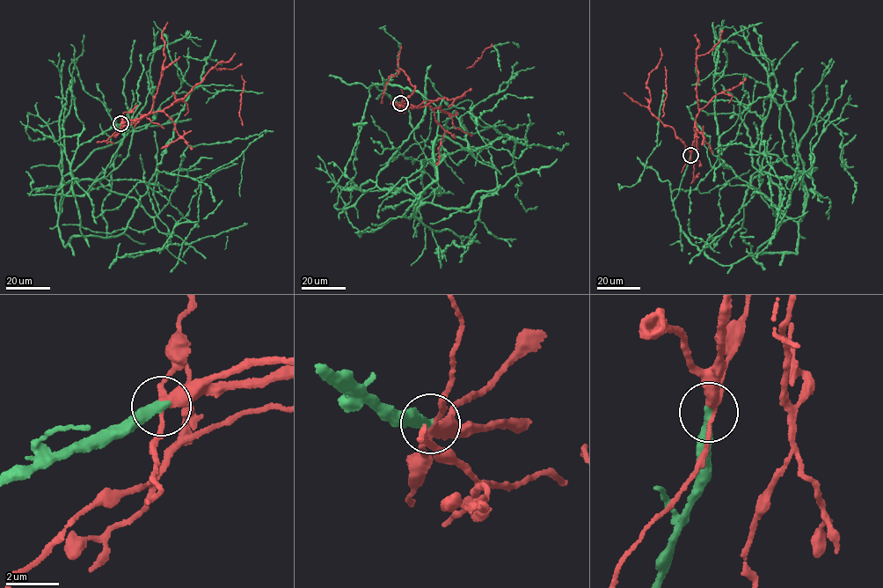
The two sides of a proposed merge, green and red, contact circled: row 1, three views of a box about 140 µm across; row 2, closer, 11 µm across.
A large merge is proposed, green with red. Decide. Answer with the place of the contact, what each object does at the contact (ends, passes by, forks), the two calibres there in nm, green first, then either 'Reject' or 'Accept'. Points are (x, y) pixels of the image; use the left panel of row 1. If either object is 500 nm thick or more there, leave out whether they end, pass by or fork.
Place: (120, 123). At the ring green ends. At the ring red forks. Thickness 400 nm (green) against 280 nm. Reject

